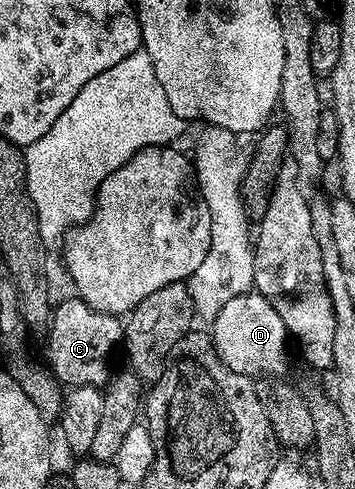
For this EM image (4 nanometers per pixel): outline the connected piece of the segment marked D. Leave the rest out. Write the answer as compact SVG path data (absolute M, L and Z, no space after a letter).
M250 291L243 295L235 295L223 306L223 311L212 318L211 336L217 348L219 359L231 367L231 371L239 371L246 375L281 375L285 369L285 341L287 334L283 319L279 319L279 311L271 307L271 303L261 293Z

